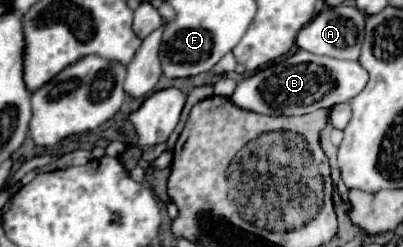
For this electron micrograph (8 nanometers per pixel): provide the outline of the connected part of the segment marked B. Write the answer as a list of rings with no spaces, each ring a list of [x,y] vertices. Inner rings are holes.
[[[300,49],[298,53],[278,59],[268,69],[238,83],[230,101],[240,109],[264,115],[306,115],[354,99],[366,83],[368,71],[358,61],[320,57]]]

